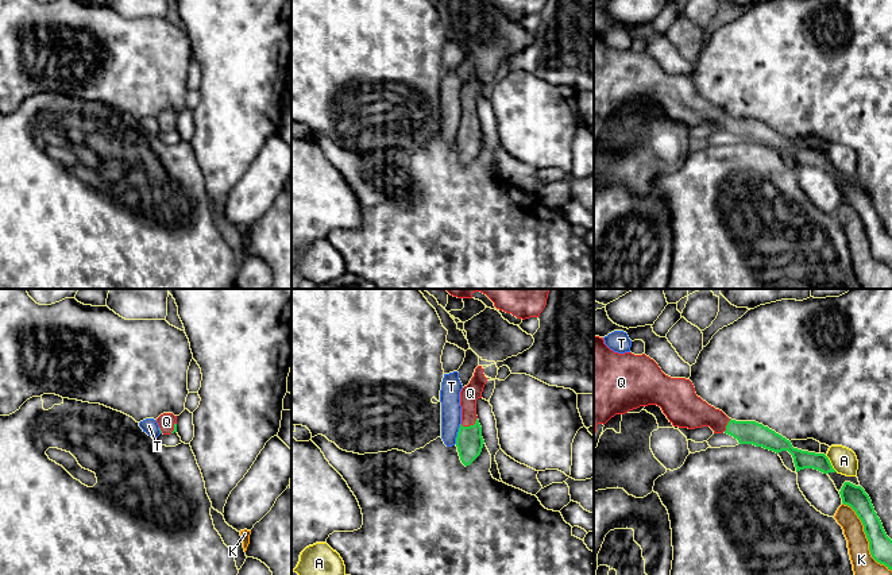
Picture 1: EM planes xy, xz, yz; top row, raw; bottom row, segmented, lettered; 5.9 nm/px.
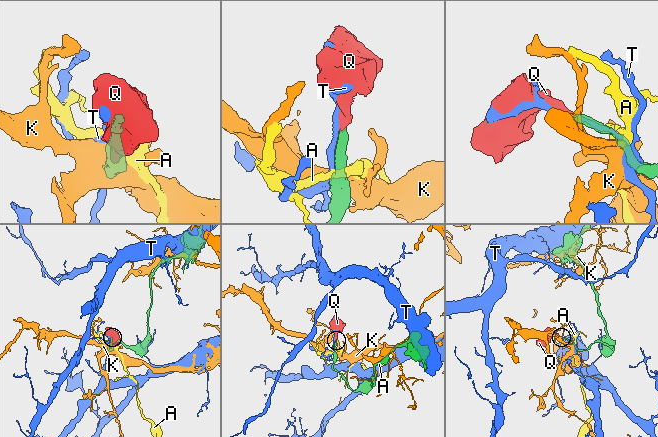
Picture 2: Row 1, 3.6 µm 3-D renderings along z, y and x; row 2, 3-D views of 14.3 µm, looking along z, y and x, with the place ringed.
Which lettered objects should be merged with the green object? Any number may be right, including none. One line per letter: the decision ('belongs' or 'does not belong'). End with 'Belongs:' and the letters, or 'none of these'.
A: does not belong
K: does not belong
Q: belongs
T: does not belong
Belongs: Q

